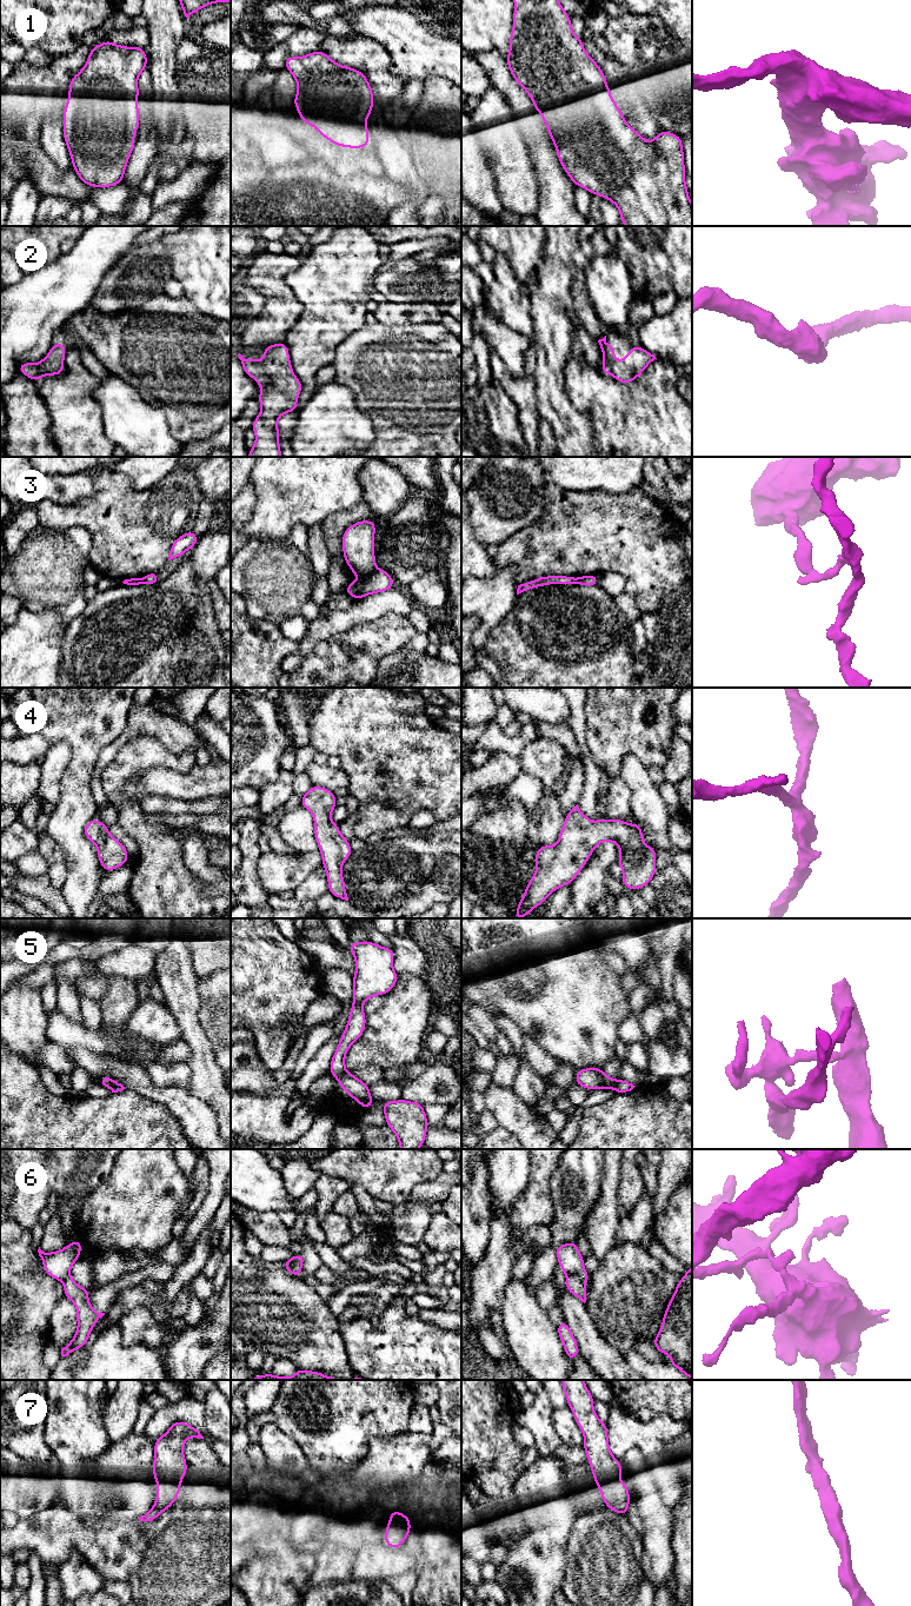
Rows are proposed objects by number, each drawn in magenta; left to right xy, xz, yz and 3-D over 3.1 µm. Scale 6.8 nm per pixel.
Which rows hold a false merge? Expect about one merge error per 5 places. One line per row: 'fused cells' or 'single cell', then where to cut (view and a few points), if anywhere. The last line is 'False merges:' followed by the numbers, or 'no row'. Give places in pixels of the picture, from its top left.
1: single cell | no cut
2: single cell | no cut
3: fused cells | xz (376, 569), (364, 577)
4: single cell | no cut
5: fused cells | yz (618, 1080), (613, 1088)
6: fused cells | yz (567, 1274), (573, 1274), (584, 1281)
7: single cell | no cut
False merges: 3, 5, 6

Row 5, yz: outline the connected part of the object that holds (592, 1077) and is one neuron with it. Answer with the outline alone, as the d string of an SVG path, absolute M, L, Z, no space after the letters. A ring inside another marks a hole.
M590 1067L578 1069L576 1074L576 1083L589 1090L592 1089L614 1089L618 1080L609 1077L601 1068Z

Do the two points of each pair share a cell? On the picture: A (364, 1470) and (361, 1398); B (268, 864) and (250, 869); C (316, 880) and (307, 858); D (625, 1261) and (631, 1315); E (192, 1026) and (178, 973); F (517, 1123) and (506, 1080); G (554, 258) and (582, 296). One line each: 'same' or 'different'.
A: different
B: different
C: different
D: same
E: same
F: different
G: different

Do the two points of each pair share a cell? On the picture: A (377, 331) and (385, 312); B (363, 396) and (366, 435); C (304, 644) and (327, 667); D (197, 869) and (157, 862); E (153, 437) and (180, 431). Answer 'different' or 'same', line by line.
A: different
B: different
C: different
D: different
E: different

